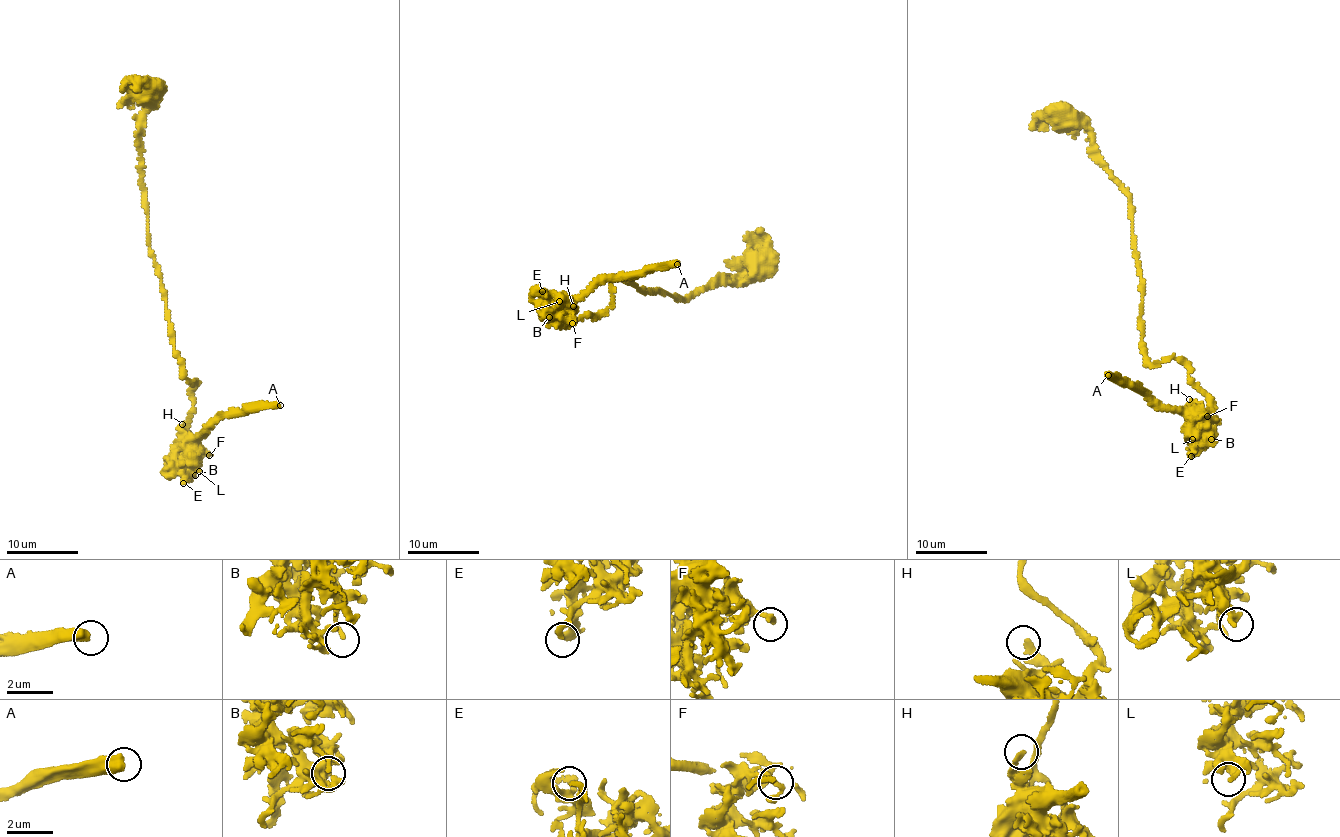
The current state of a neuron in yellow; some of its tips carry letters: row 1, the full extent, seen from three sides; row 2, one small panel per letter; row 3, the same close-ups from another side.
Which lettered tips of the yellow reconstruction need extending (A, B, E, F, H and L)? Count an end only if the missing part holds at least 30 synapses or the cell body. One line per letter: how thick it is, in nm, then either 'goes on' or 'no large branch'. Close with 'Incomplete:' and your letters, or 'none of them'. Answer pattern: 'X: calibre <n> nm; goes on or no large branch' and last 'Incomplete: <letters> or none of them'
A: calibre 500 nm; goes on
B: calibre 170 nm; no large branch
E: calibre 220 nm; no large branch
F: calibre 260 nm; no large branch
H: calibre 280 nm; no large branch
L: calibre 220 nm; no large branch
Incomplete: A

